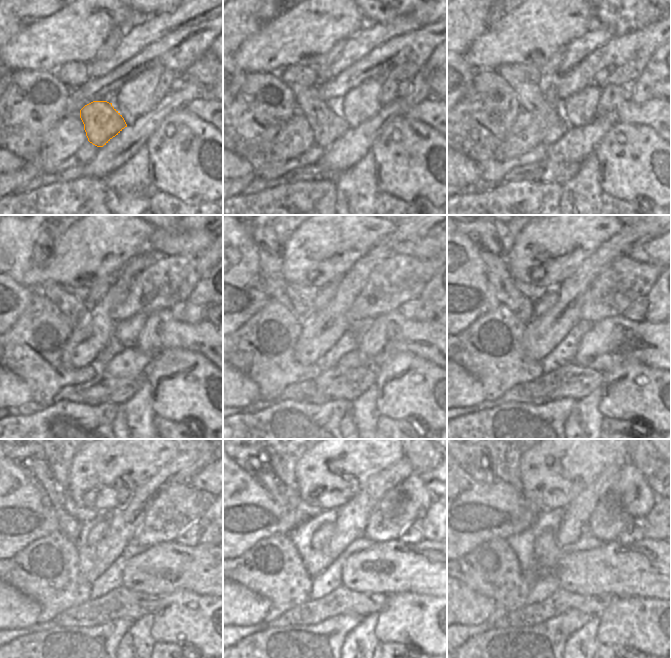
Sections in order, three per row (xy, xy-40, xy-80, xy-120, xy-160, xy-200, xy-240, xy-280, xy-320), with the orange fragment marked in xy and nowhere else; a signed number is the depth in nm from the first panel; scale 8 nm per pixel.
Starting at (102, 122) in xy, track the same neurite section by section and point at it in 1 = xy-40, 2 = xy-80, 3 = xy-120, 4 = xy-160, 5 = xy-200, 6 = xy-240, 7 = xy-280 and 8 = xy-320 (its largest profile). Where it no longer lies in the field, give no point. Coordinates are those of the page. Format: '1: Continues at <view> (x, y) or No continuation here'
1: Continues at xy-40 (327, 123)
2: Continues at xy-80 (530, 97)
3: Continues at xy-120 (78, 313)
4: Continues at xy-160 (275, 285)
5: Continues at xy-200 (489, 247)
6: Continues at xy-240 (39, 474)
7: Continues at xy-280 (261, 472)
8: Continues at xy-320 (475, 459).

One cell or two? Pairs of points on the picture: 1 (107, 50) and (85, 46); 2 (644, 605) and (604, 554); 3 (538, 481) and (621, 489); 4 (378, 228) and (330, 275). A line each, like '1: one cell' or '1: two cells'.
1: two cells
2: two cells
3: two cells
4: one cell

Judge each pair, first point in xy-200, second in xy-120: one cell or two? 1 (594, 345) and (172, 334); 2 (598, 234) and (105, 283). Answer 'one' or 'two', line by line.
1: one
2: two

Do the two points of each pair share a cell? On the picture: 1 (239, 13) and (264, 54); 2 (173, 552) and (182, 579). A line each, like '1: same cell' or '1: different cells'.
1: different cells
2: same cell

